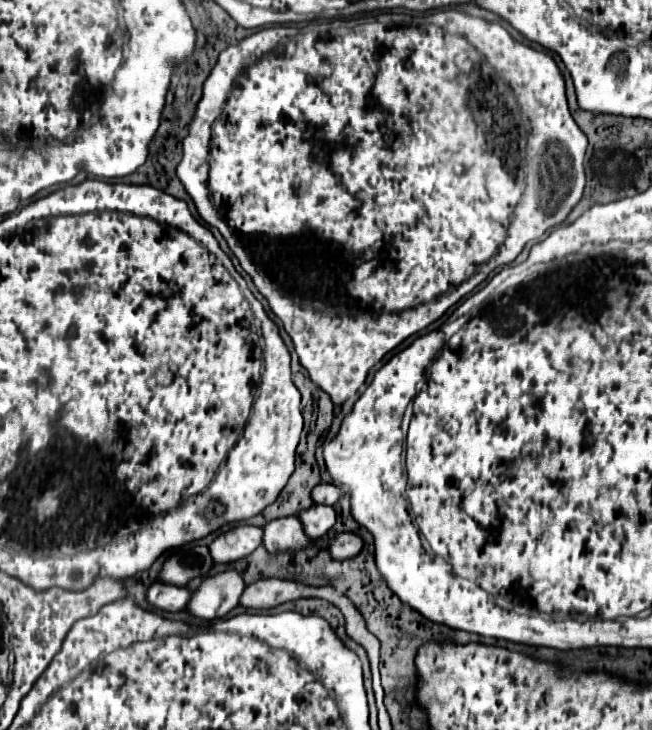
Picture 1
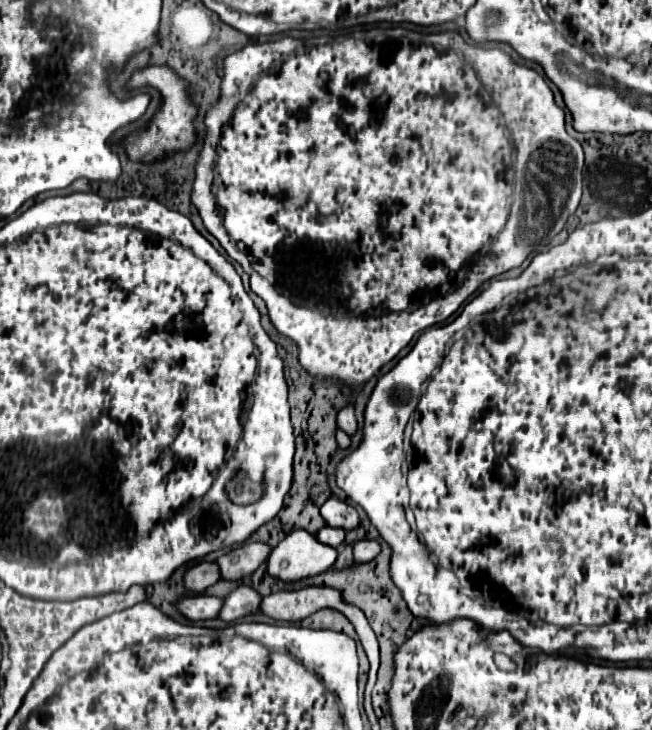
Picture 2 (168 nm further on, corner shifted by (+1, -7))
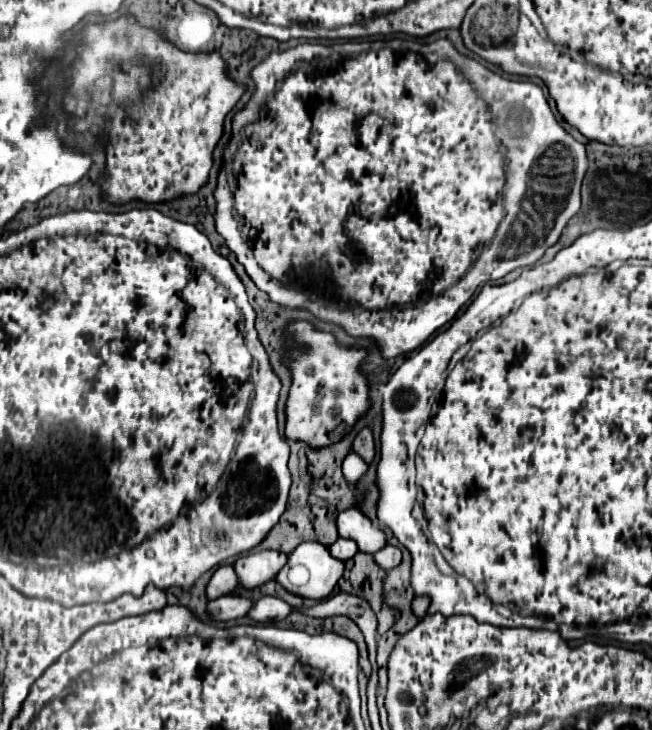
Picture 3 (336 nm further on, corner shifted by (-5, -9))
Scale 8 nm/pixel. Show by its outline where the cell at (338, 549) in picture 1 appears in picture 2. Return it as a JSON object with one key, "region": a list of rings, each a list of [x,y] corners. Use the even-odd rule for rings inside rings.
{"region":[[[356,541],[352,545],[352,553],[354,553],[354,561],[356,563],[368,563],[370,559],[374,559],[380,551],[378,541]]]}

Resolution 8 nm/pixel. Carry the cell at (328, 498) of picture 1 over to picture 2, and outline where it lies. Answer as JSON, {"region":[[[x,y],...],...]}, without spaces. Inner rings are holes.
{"region":[[[330,497],[320,507],[320,513],[330,527],[342,527],[342,529],[348,531],[348,529],[356,529],[358,523],[360,523],[356,509],[352,505],[348,505],[346,501],[340,501],[336,497]]]}

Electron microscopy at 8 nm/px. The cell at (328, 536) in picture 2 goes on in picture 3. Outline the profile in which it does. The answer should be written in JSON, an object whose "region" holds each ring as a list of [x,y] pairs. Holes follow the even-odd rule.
{"region":[[[340,537],[334,545],[328,547],[328,551],[330,551],[332,557],[336,557],[340,561],[348,561],[348,559],[352,559],[358,553],[358,545],[352,539],[342,539]]]}

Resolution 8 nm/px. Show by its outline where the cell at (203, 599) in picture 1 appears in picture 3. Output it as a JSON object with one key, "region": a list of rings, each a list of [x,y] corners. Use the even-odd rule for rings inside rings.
{"region":[[[262,597],[254,603],[250,617],[258,623],[266,623],[266,621],[282,621],[292,613],[292,607],[278,599],[278,597]]]}

